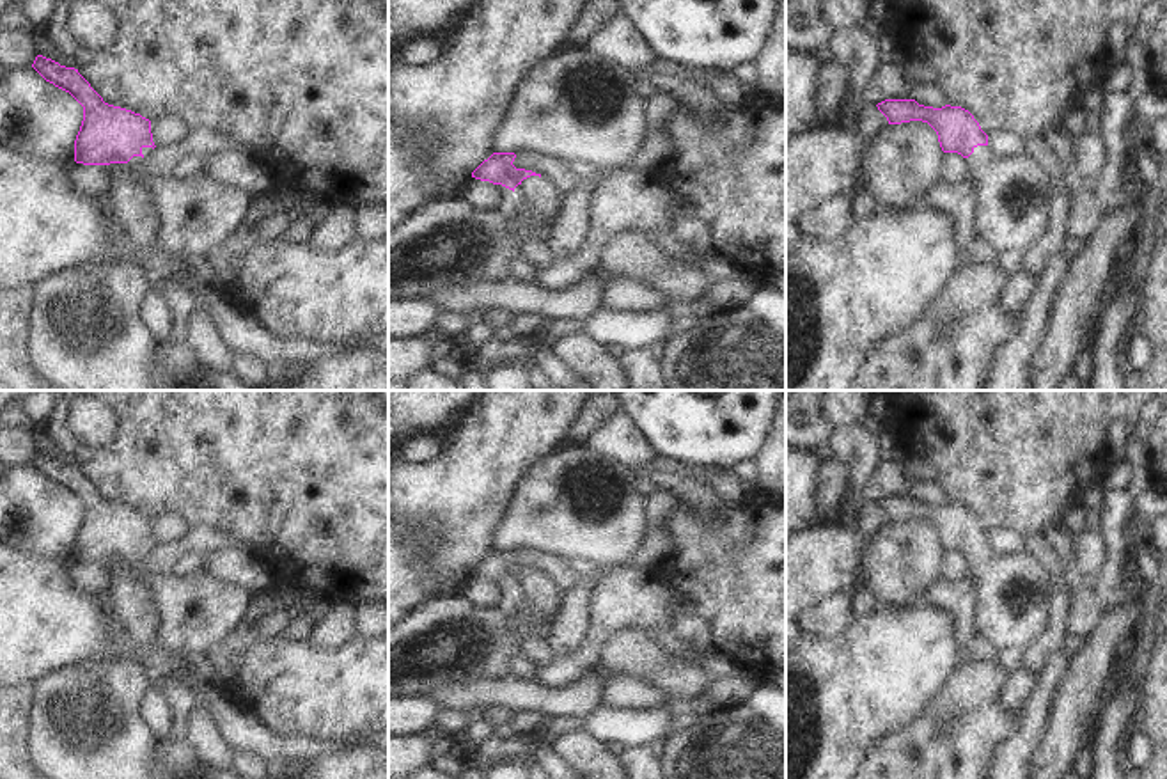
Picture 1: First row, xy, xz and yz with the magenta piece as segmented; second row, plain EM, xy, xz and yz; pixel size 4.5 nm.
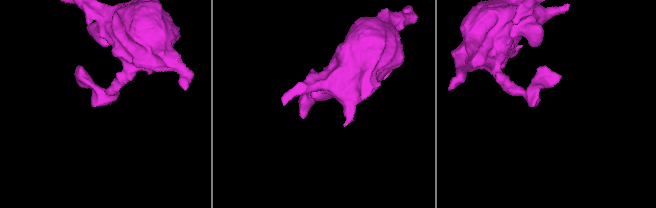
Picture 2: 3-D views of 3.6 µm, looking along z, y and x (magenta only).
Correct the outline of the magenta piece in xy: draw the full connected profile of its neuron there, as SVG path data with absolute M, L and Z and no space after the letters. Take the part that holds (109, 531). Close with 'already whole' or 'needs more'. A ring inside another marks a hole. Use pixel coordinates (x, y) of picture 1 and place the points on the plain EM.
M37 452L32 465L55 484L69 490L83 504L83 518L74 538L74 559L83 563L137 563L156 545L151 518L114 504L90 484L74 465Z | needs more

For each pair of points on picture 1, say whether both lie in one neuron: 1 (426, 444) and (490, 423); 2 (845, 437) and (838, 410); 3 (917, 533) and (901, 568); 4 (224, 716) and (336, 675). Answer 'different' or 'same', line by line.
1: different
2: different
3: same
4: different

